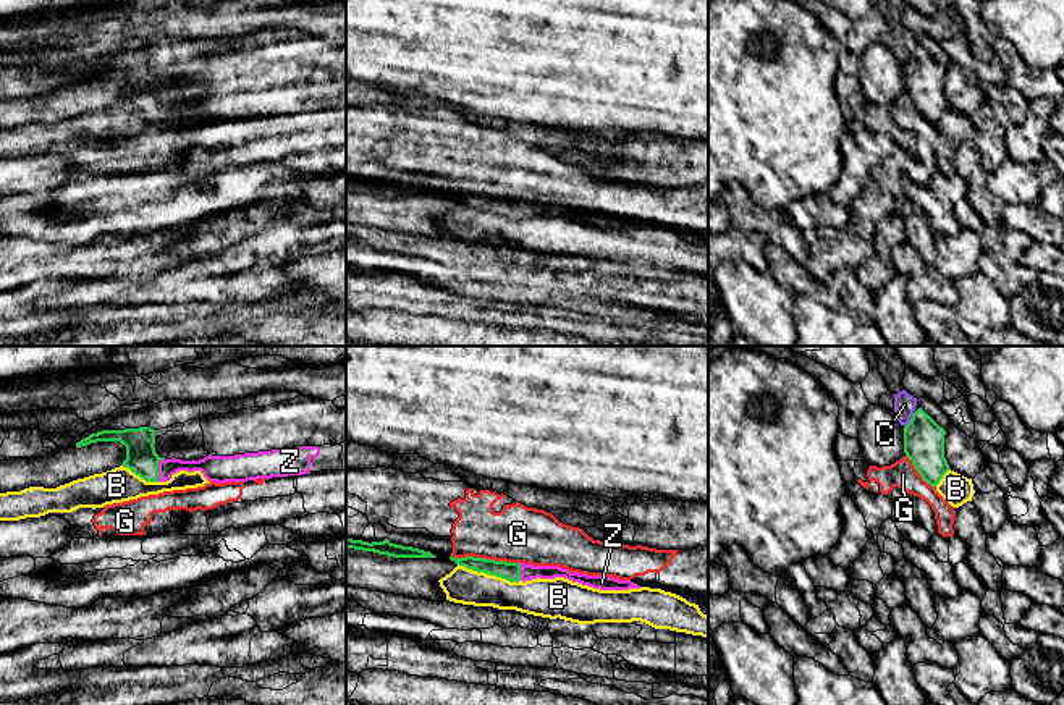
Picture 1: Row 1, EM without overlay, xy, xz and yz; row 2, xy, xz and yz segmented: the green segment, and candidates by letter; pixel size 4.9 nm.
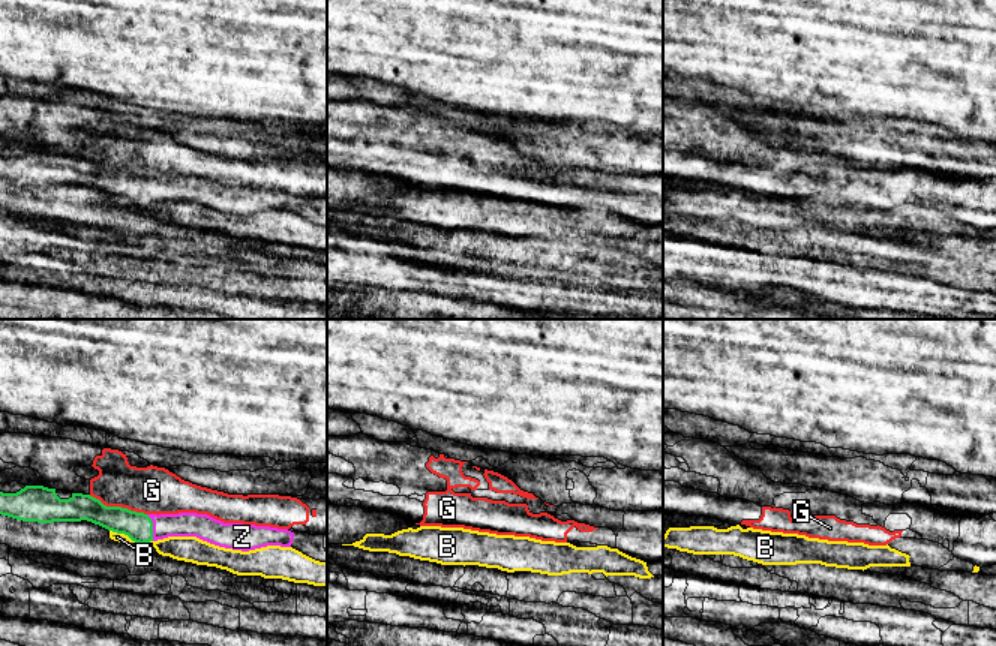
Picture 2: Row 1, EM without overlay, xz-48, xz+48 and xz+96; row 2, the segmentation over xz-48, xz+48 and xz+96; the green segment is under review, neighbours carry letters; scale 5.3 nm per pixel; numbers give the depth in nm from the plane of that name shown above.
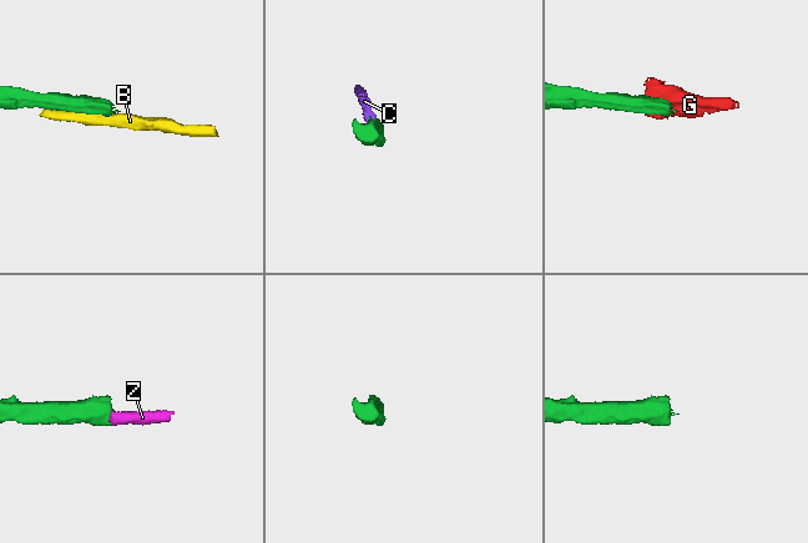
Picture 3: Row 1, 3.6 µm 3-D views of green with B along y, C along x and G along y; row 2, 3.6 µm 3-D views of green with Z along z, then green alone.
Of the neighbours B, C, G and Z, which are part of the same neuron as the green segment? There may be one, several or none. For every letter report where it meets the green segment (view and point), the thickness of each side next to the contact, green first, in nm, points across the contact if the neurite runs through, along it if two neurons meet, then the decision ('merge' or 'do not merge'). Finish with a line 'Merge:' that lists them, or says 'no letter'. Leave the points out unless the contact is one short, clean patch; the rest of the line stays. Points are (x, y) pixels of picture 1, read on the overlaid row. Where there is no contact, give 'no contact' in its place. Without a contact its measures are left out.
B: contact xz (489, 573); calibres 100 and 180 nm; border xz (458, 563), (510, 581), (519, 581); do not merge
C: contact yz (911, 421); calibres 200 and 110 nm; border yz (914, 413), (904, 427); do not merge
G: contact xz (484, 558); calibres 100 and 280 nm; border xz (451, 555), (518, 563); do not merge
Z: contact xy (157, 469); calibres 160 and 90 nm; way xy (141, 458), (157, 469), (207, 466); merge
Merge: Z

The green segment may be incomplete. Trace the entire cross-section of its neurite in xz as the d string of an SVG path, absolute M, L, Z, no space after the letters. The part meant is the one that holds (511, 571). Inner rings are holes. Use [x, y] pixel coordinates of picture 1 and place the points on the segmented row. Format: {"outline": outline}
{"outline": "M450 556L450 559L467 569L496 576L509 582L519 582L519 580L526 582L537 577L540 579L564 577L572 582L579 582L582 585L589 585L600 590L640 589L640 585L631 580L619 580L606 576L587 576L587 574L571 572L559 566L532 566L524 563L506 563L506 561L495 561L495 559L474 558L474 556L466 556L466 558Z"}

